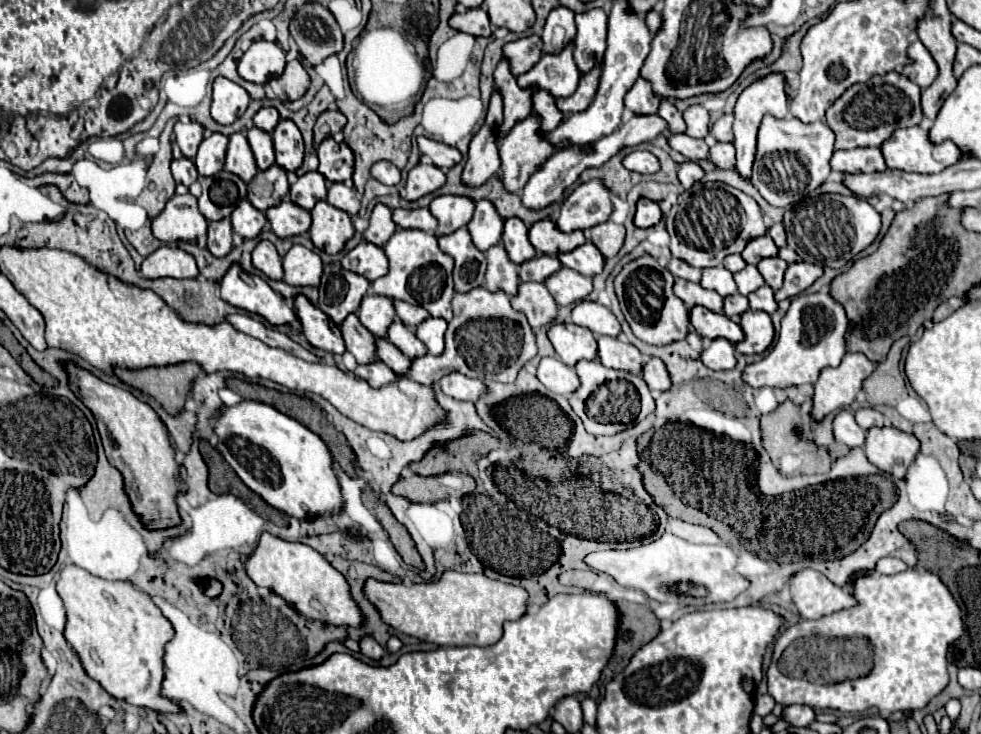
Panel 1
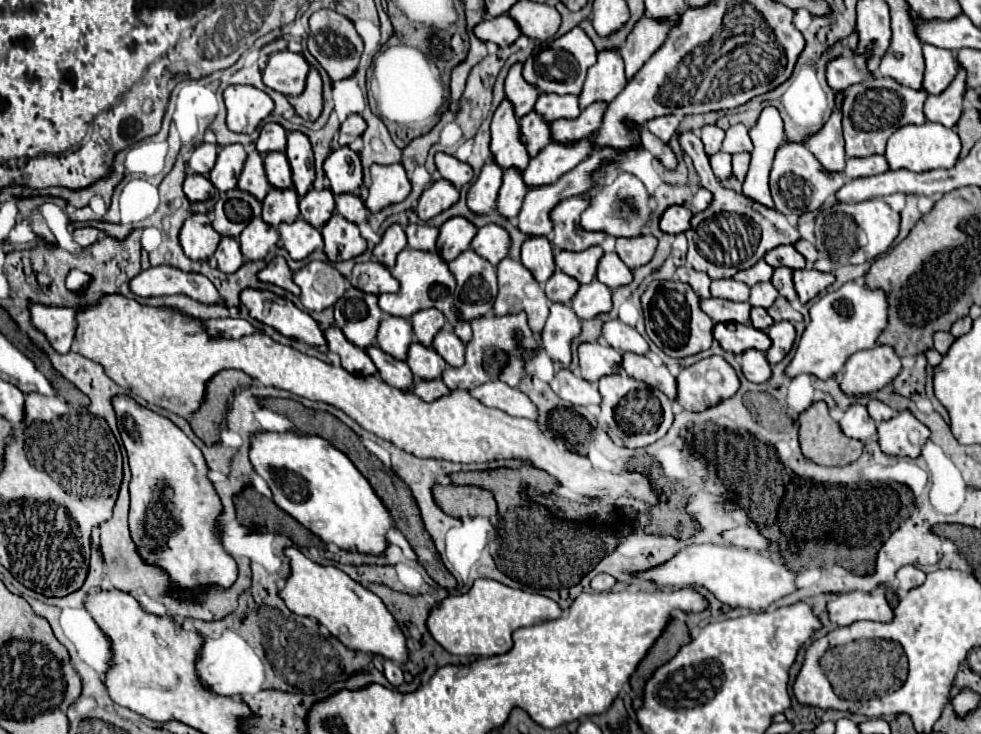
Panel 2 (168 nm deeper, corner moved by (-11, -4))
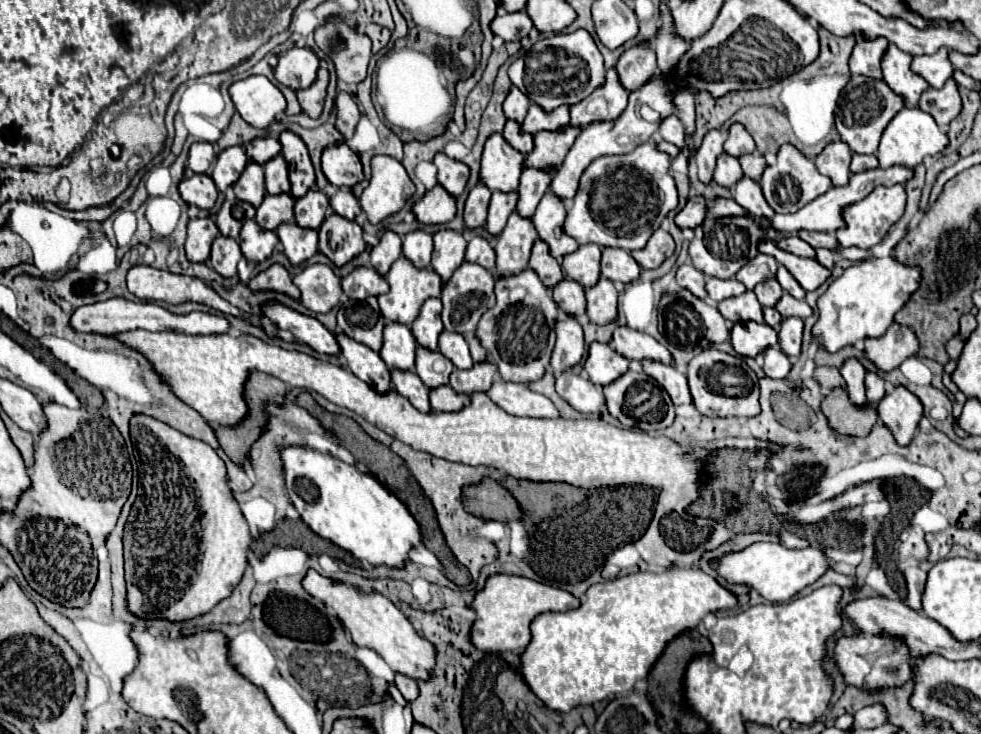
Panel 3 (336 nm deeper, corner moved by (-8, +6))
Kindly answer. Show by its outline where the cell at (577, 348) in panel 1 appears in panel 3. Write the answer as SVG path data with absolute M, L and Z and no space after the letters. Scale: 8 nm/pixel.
M593 342L589 346L589 356L585 360L585 372L589 374L589 380L593 384L605 386L619 378L623 372L627 372L629 360L619 356L609 348L609 344L603 342Z

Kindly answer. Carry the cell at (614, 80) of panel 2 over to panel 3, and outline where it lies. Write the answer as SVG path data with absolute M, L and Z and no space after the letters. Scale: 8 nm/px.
M615 68L605 74L603 86L597 86L587 98L571 106L571 126L585 128L597 120L615 120L627 106L627 90L623 88Z

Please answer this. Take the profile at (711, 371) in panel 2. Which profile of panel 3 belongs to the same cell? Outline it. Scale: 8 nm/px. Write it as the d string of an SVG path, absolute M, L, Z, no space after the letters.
M707 348L689 362L687 380L689 380L689 390L691 390L691 396L693 396L693 404L705 416L755 416L755 414L761 412L759 402L757 402L757 398L759 398L757 376L741 358L719 352L717 348Z

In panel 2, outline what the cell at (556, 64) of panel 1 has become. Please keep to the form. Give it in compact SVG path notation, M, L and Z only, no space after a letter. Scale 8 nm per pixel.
M542 94L538 96L538 102L534 106L536 114L542 114L546 122L556 122L560 118L578 118L578 98L576 96L556 96L556 94Z

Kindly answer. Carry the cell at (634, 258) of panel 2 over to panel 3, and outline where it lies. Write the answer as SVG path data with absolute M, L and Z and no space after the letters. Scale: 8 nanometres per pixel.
M655 230L651 234L651 238L647 240L645 248L641 250L633 250L629 252L635 262L641 266L641 268L657 268L665 258L669 258L671 254L675 252L675 242L673 238L669 236L669 232L665 230Z

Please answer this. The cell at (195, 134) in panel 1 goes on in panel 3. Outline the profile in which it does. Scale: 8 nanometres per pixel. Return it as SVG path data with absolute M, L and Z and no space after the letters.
M195 142L189 150L189 168L197 174L209 172L211 162L215 160L215 148L209 142Z

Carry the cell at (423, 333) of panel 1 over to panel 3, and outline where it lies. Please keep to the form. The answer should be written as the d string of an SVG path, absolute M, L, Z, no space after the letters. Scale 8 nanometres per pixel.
M441 332L439 336L439 352L447 356L457 368L471 368L473 360L469 356L469 348L463 336L457 332Z

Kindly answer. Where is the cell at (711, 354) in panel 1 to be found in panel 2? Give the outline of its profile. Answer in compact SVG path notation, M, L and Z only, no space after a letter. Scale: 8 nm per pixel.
M746 350L740 356L740 364L742 364L742 374L756 384L762 384L766 380L770 380L772 376L772 368L766 362L766 354L760 350Z

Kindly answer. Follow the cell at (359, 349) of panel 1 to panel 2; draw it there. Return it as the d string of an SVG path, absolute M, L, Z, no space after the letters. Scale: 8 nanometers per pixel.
M372 346L366 350L372 362L378 368L378 374L382 380L398 390L412 390L414 388L414 374L410 374L410 368L406 362L400 362L396 358L390 358L386 352L382 352L378 346Z

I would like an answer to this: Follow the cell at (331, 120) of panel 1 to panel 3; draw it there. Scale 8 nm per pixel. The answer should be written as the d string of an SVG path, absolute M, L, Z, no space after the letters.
M339 92L337 98L335 98L335 104L337 104L337 130L343 134L345 140L349 140L353 136L353 130L361 118L361 112L355 104L355 100L347 94L347 92Z

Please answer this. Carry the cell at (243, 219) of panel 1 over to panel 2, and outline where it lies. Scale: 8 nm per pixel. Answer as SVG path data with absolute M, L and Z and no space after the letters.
M252 218L244 232L240 234L240 250L248 260L264 260L270 248L278 244L278 230L262 222L262 218Z

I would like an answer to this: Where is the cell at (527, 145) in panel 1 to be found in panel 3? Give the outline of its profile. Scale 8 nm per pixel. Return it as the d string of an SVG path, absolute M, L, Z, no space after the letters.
M493 192L487 216L487 230L491 234L499 234L505 228L507 216L515 210L519 200L517 192Z

